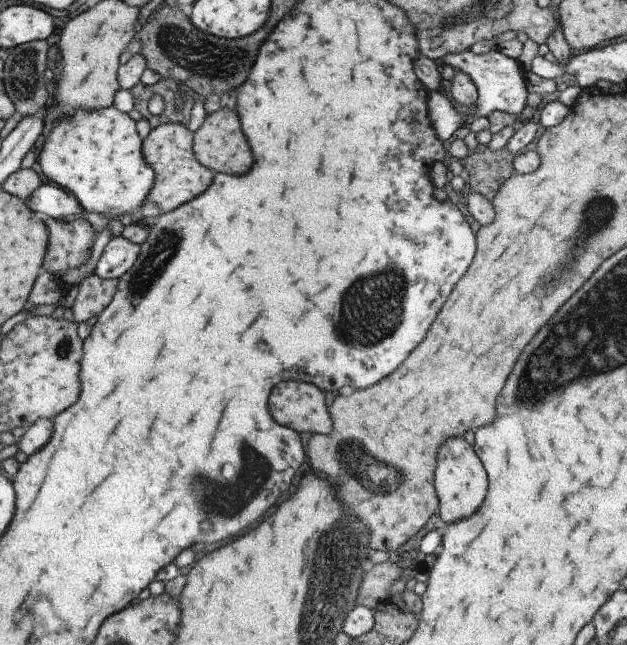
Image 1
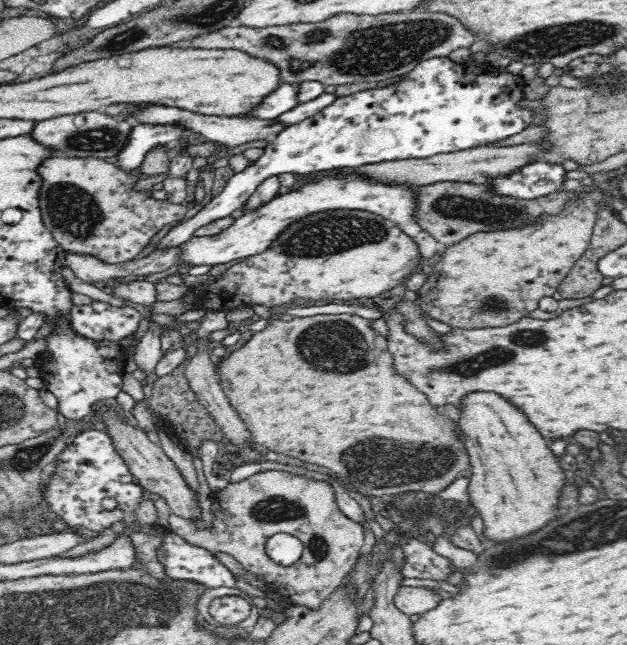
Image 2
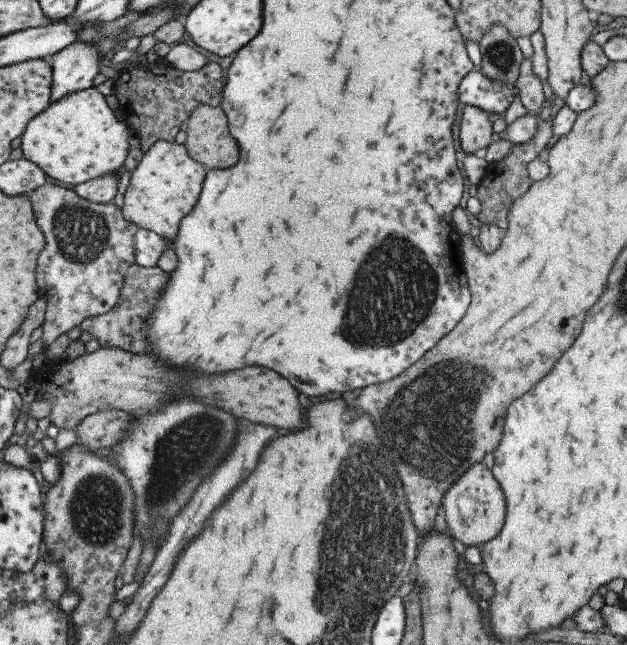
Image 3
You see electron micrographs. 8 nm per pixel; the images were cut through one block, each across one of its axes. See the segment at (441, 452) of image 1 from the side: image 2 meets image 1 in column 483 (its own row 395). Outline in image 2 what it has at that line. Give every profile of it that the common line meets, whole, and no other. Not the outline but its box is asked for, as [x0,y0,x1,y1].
[460,394,570,542]

